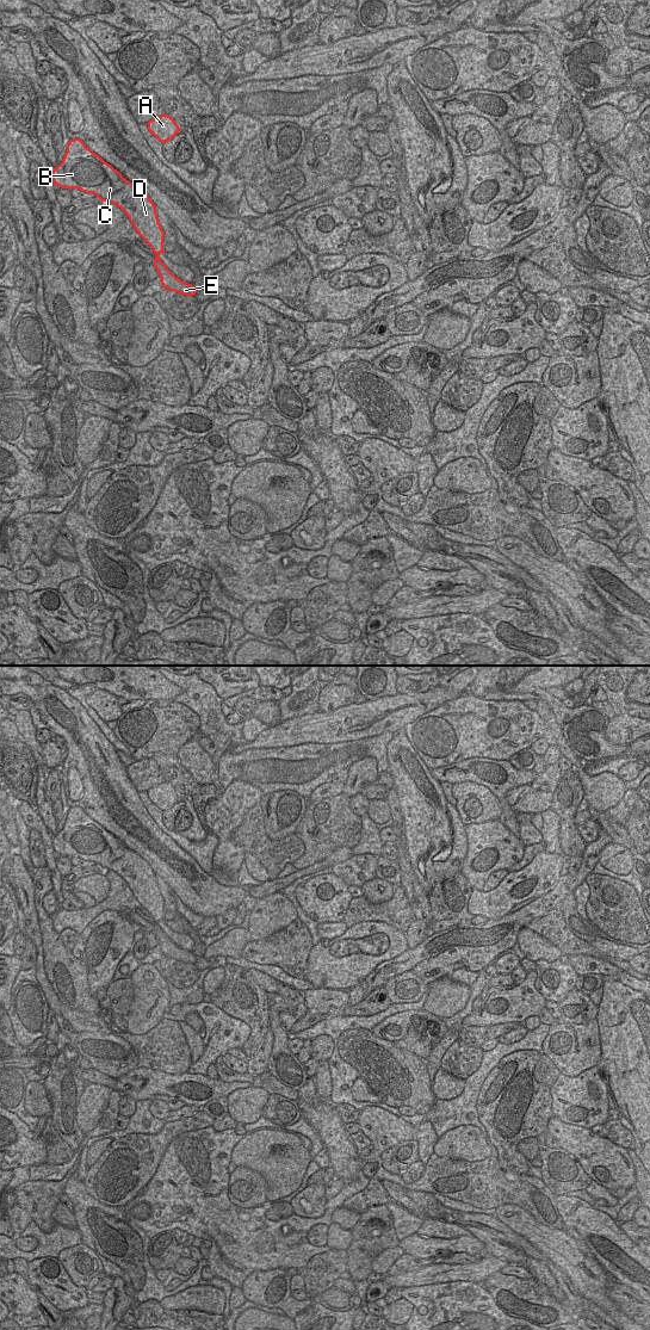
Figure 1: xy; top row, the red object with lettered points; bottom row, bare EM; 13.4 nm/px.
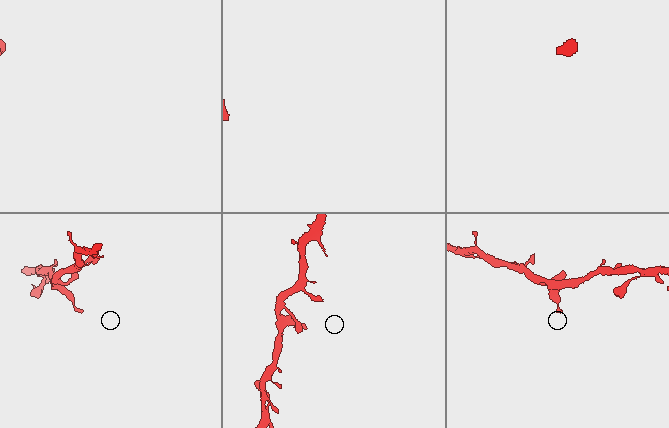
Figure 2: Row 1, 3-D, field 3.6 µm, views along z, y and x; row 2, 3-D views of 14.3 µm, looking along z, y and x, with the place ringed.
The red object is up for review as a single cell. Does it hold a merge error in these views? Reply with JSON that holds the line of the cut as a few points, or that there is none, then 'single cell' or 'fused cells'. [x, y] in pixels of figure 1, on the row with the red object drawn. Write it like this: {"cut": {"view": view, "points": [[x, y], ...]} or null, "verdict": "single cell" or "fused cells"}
{"cut": null, "verdict": "single cell"}

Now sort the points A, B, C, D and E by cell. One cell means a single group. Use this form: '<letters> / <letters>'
A B C D E

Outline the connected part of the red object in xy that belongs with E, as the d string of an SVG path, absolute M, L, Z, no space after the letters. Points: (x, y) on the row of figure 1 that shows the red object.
M80 138L68 142L62 162L52 171L52 180L56 186L94 193L101 202L113 203L120 208L135 230L156 255L154 266L165 290L185 296L196 295L197 289L177 278L159 256L165 253L165 231L151 199L138 186L124 179L117 169L87 148Z

